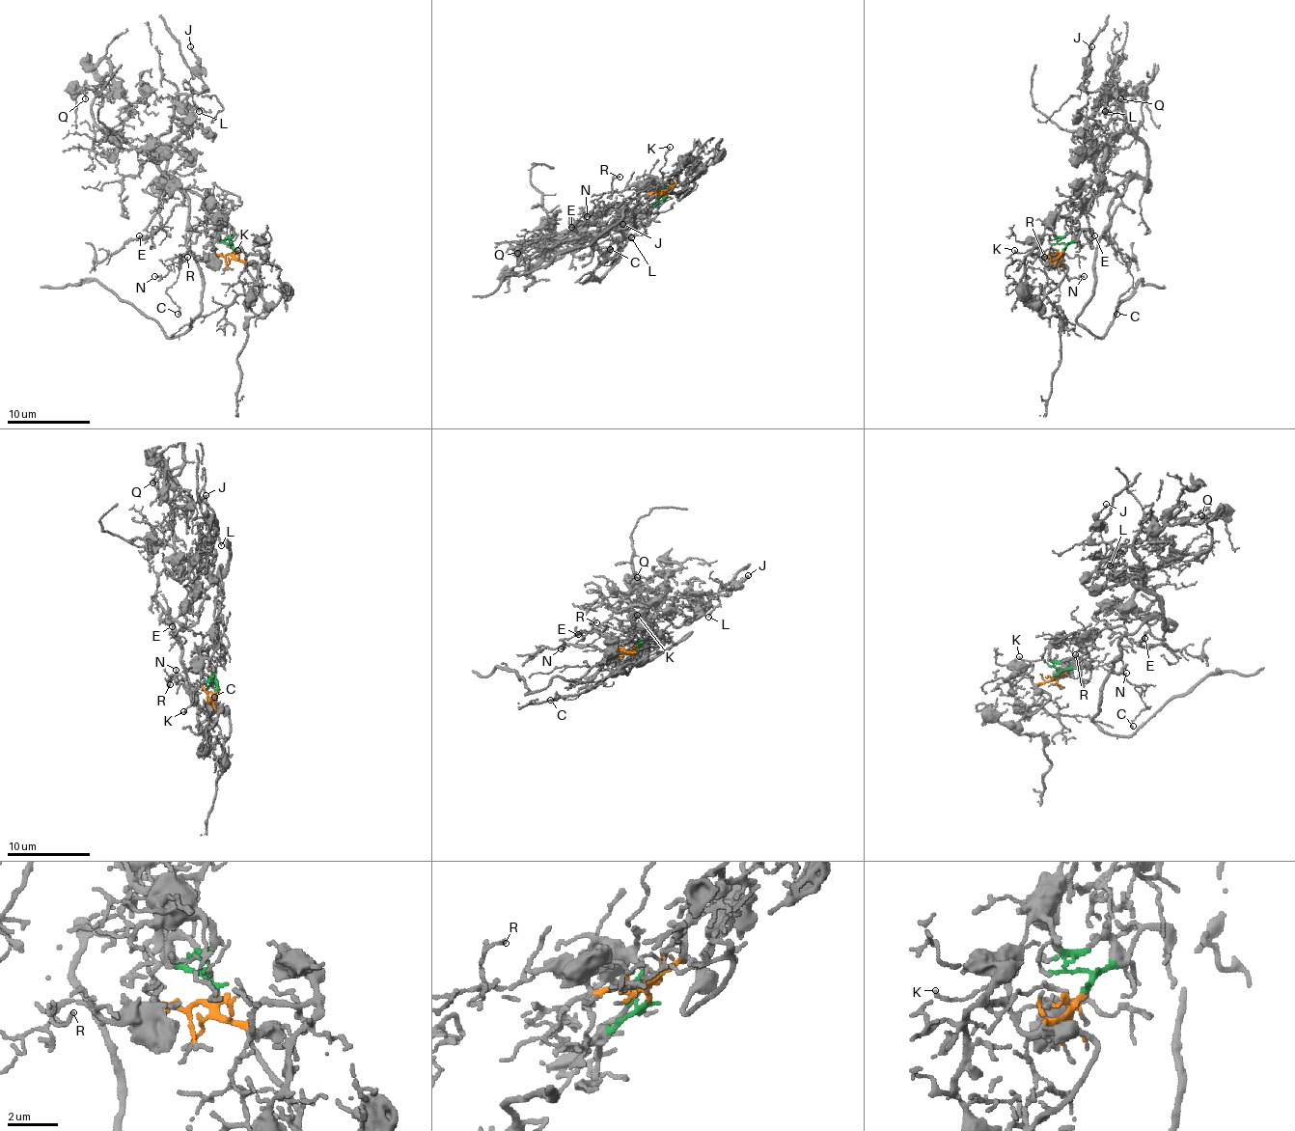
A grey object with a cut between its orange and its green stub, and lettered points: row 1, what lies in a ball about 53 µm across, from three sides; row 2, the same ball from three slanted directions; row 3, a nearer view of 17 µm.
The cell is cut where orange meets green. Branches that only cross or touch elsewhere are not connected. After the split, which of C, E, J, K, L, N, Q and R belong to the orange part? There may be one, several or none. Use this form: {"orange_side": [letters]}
{"orange_side": ["N", "R"]}

